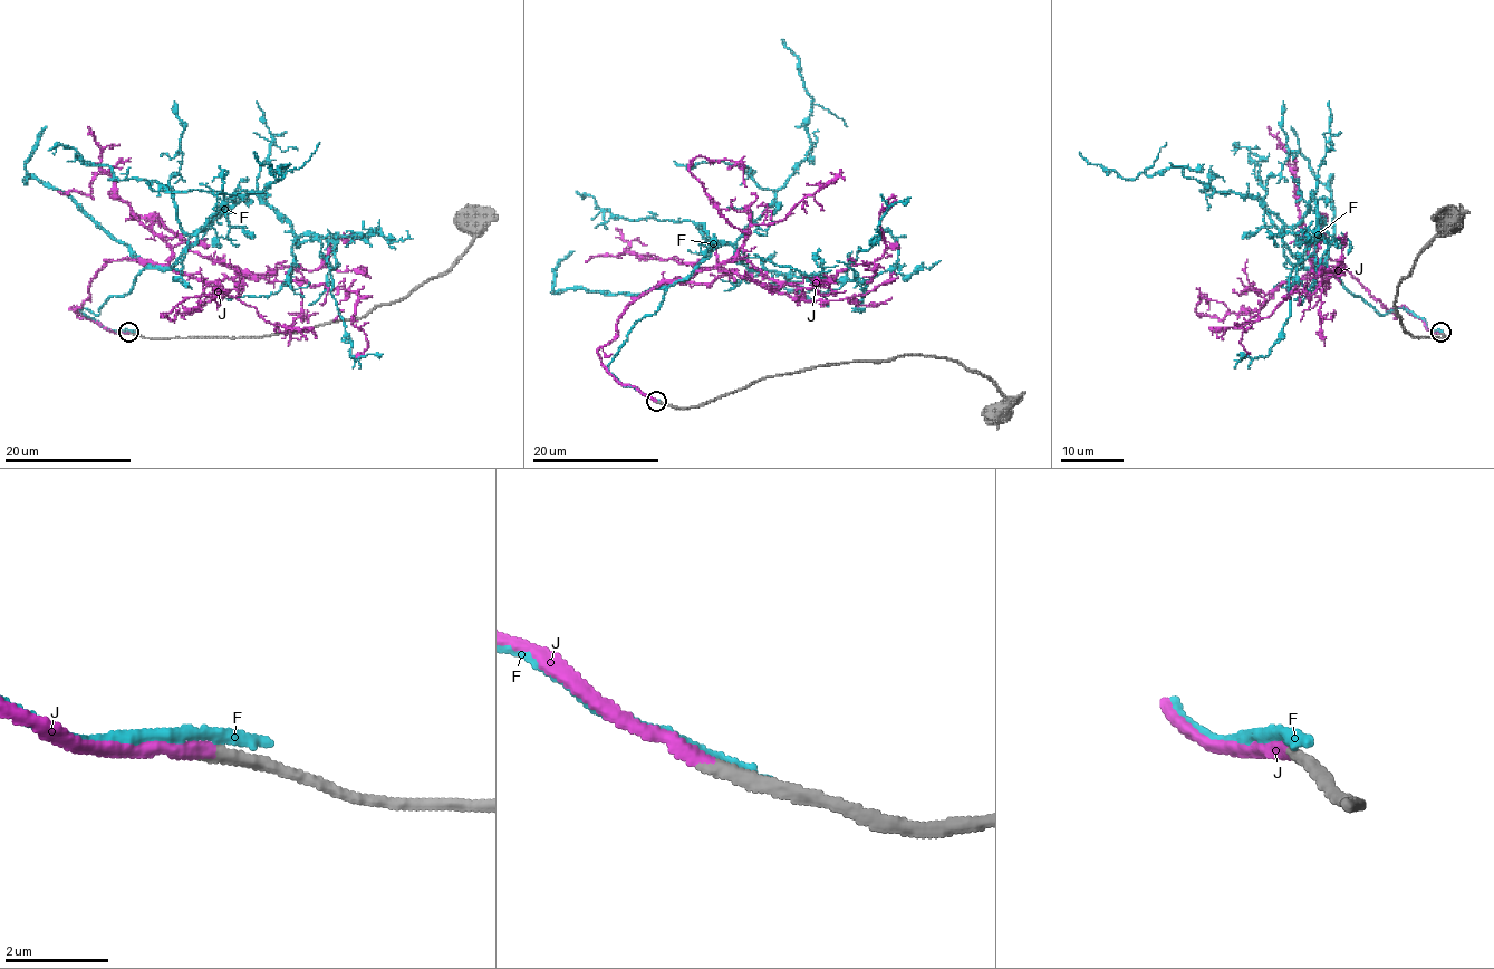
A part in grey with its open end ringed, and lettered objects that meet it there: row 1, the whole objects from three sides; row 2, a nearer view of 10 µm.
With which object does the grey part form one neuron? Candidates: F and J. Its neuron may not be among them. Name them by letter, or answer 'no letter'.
J

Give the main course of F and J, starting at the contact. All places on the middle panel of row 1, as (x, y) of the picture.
F: (657, 401), (625, 386), (608, 363), (695, 265), (729, 243), (738, 262), (840, 279), (886, 210), (911, 198)
J: (656, 401), (597, 351), (637, 298), (736, 259), (825, 286), (877, 260), (878, 213), (895, 200), (884, 209)

